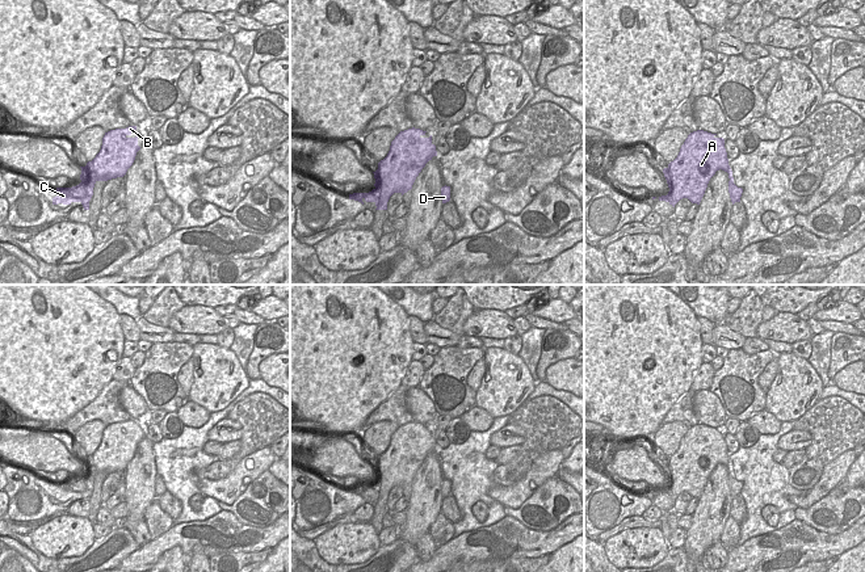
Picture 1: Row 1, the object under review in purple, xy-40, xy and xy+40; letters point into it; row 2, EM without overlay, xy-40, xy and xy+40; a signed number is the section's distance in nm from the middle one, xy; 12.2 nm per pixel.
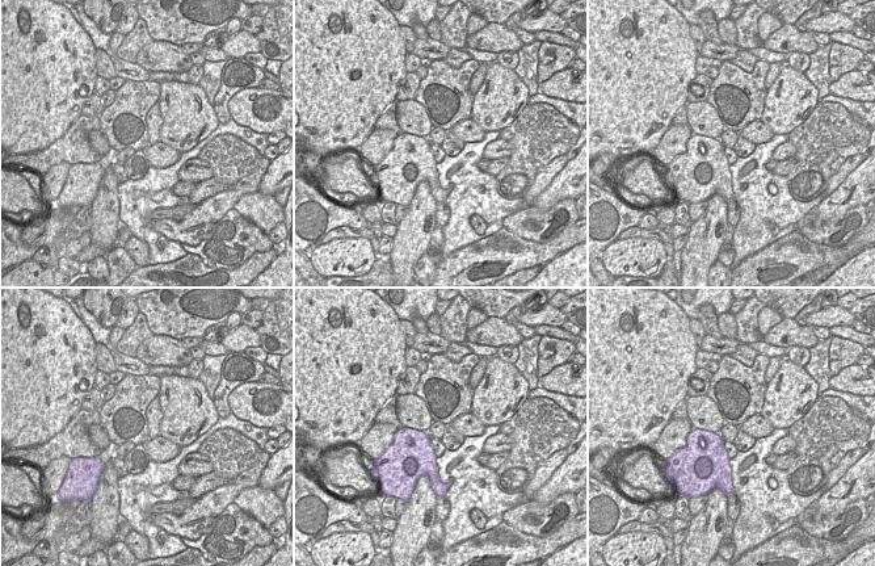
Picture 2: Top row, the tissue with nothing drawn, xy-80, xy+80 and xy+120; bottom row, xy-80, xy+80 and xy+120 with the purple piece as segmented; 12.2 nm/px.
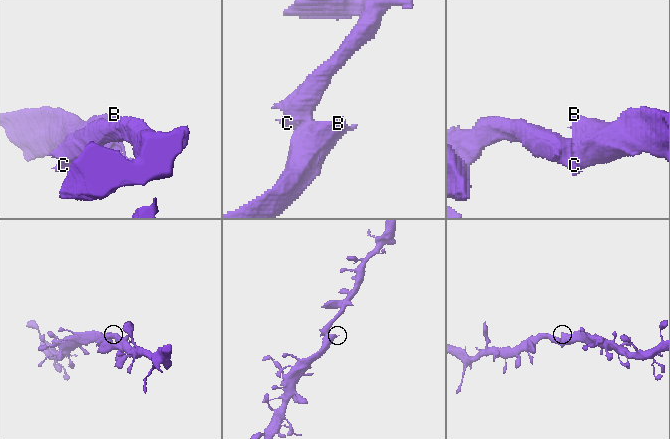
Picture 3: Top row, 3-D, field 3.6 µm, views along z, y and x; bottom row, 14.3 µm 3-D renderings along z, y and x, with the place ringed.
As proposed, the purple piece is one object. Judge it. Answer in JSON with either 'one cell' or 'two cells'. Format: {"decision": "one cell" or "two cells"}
{"decision": "one cell"}

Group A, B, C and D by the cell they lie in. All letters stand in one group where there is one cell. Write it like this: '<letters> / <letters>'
A B C D

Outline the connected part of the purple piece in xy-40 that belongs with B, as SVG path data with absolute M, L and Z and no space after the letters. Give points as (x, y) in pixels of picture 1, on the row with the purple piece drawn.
M129 126L105 133L100 152L85 167L80 167L81 182L72 188L56 188L58 194L53 198L53 205L80 202L84 210L89 210L95 184L123 177L133 165L137 152L140 150L138 135L130 136L135 130L137 126Z

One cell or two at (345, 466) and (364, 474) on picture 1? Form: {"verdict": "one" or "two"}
{"verdict": "one"}

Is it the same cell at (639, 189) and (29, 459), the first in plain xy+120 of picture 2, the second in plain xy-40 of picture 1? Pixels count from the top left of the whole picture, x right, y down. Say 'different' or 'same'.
different

